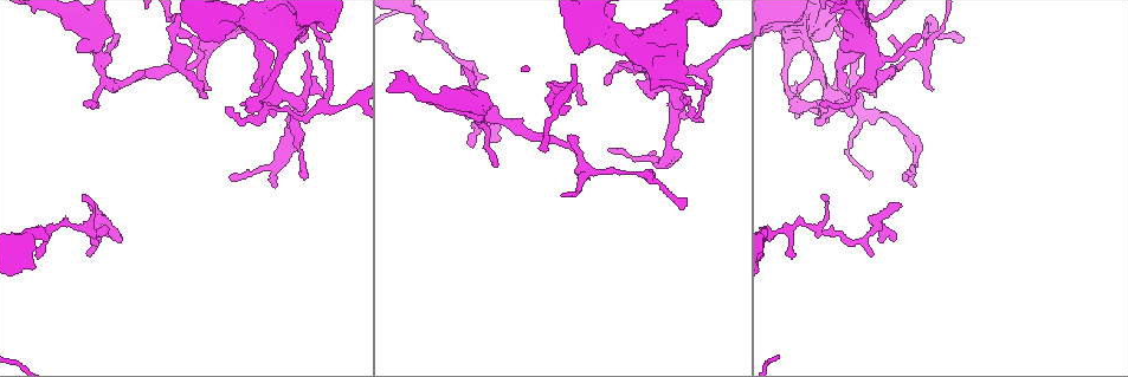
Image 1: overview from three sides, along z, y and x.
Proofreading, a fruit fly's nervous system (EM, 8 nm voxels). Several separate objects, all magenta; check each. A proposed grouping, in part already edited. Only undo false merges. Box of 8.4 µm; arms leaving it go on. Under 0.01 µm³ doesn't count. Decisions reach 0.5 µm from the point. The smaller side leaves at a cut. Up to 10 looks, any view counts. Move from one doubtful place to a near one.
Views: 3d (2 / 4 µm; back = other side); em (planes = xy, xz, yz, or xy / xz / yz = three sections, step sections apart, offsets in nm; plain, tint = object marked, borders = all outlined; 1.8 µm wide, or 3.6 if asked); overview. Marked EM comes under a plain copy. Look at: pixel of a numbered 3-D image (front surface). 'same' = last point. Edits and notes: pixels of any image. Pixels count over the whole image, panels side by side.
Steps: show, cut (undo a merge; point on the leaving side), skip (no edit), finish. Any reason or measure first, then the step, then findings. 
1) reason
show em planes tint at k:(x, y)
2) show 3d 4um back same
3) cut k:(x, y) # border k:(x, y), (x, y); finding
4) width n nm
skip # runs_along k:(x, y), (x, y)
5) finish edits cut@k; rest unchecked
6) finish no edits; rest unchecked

abrupt turn
show em planes tint at 1:(474, 124)

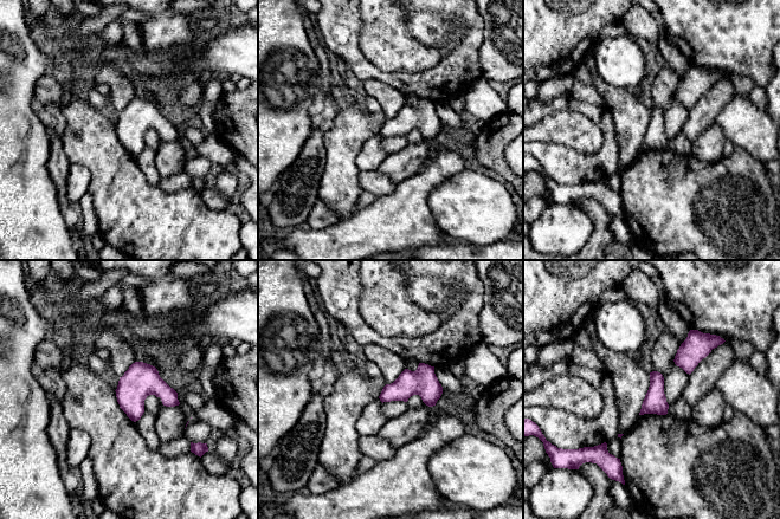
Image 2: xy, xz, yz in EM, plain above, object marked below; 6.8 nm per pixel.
skip # all the same cell

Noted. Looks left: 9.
show 3d 4um at 1:(554, 105)

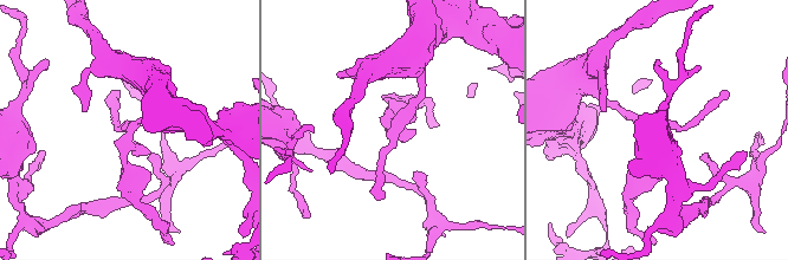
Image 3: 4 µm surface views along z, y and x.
arms 3
show em yz step 4 tint at 3:(130, 136)

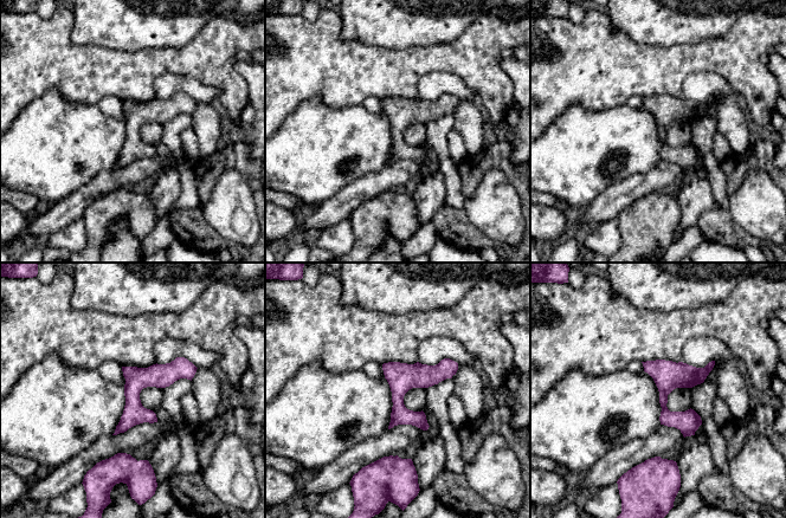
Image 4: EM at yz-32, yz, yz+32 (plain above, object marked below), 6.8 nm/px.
skip # runs_along 4:(193, 369), (147, 376), (118, 429); all the same cell

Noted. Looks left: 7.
three arms meet
show 3d 4um back at 1:(101, 69)

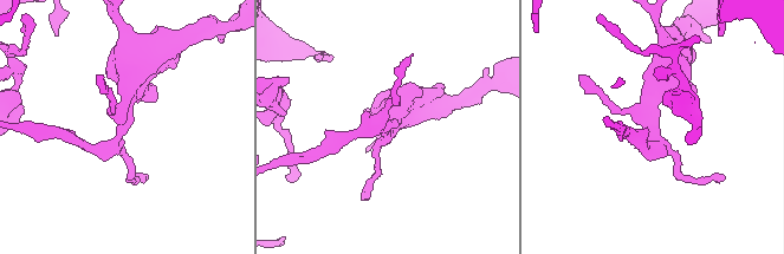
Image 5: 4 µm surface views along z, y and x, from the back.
shape alone is not enough
show em planes tint at 5:(386, 127)

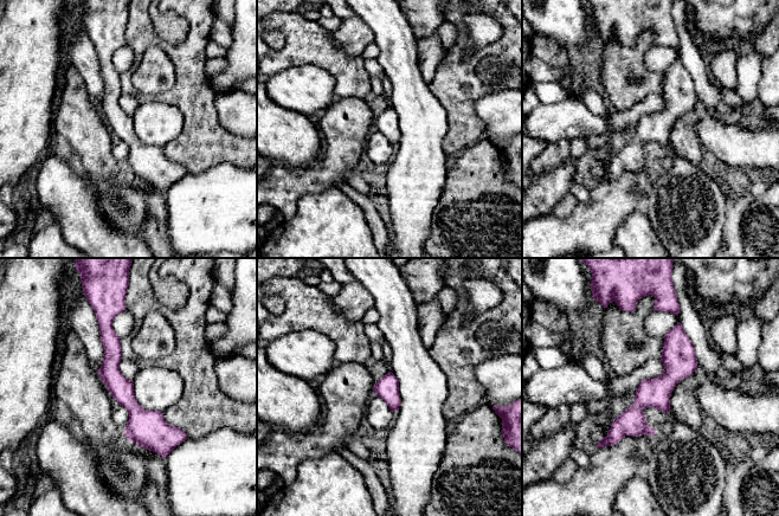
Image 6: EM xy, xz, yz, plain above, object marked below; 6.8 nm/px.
width 160 nm
skip # runs_along 6:(107, 322), (111, 376), (161, 451); one cell here

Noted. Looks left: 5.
four-way junction
show em xy step 8 tint at 1:(776, 24)

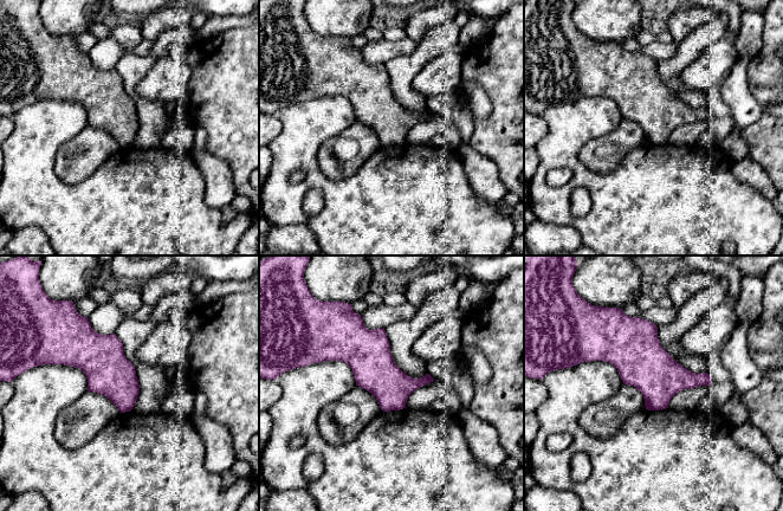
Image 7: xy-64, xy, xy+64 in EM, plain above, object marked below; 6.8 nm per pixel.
another direction
show em planes tint same

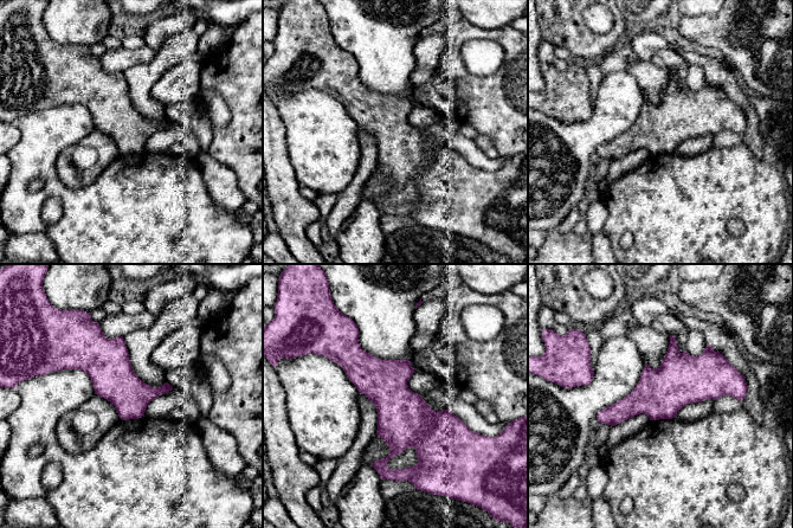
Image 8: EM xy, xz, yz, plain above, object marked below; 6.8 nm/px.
skip # runs_along 8:(732, 391), (669, 387), (600, 417); continuous, no second cell

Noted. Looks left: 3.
finish no edits; rest unchecked

